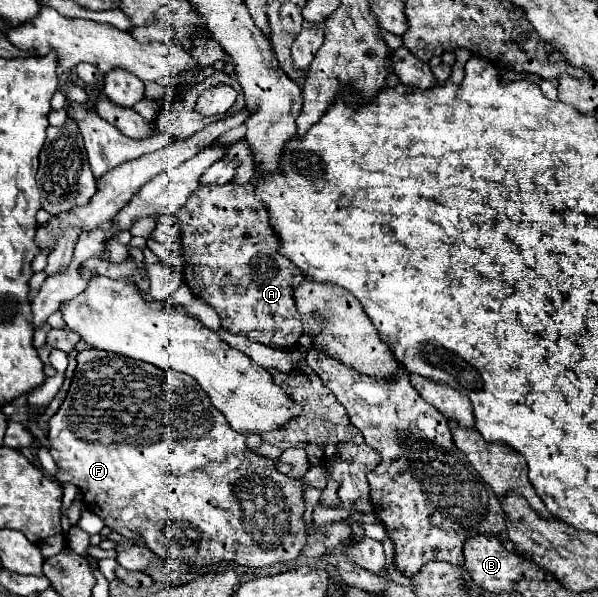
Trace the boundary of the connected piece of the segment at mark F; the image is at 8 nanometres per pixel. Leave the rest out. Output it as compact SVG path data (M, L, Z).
M84 350L76 356L78 366L70 384L70 390L66 394L66 400L58 408L58 412L48 420L48 442L50 442L50 454L58 466L58 482L70 482L80 488L84 504L104 520L108 528L114 530L128 530L146 542L150 550L154 550L162 558L178 558L178 560L188 560L196 568L216 564L216 562L234 562L250 568L262 568L262 566L272 566L272 564L282 564L282 562L292 562L300 556L304 544L306 544L306 526L302 522L302 514L306 510L304 504L304 482L290 478L288 474L280 474L276 468L276 460L268 456L260 456L252 452L246 446L246 436L230 430L226 424L226 418L212 406L210 398L206 392L200 388L200 384L182 372L176 370L164 370L148 362L140 362L128 356L120 356L114 352L102 352L102 350Z

